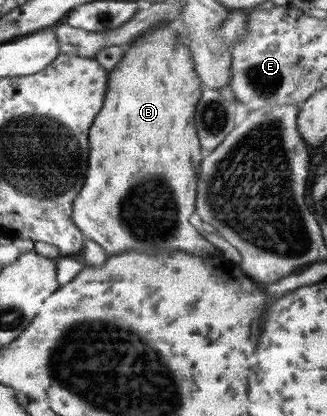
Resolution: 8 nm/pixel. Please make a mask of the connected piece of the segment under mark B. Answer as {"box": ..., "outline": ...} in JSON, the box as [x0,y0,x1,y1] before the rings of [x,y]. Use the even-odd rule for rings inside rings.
{"box":[72,24,221,261],"outline":[[[159,24],[150,32],[141,34],[140,37],[128,46],[124,47],[123,59],[119,61],[115,69],[109,73],[107,79],[107,93],[103,102],[103,107],[95,116],[91,131],[89,131],[89,151],[88,151],[88,170],[86,178],[81,188],[81,192],[75,196],[72,205],[72,220],[74,224],[83,232],[85,238],[92,239],[95,243],[103,248],[107,257],[109,255],[119,255],[125,253],[123,249],[137,249],[141,253],[159,253],[159,251],[167,251],[167,249],[179,249],[179,251],[187,251],[187,253],[195,253],[195,257],[213,257],[216,261],[217,253],[221,251],[213,246],[208,240],[201,237],[201,233],[189,223],[189,215],[195,213],[195,193],[197,193],[197,179],[199,179],[199,165],[202,159],[201,146],[198,138],[197,130],[195,130],[195,108],[199,98],[201,98],[201,80],[195,73],[195,65],[191,59],[190,49],[178,40],[178,33],[175,31],[174,24]]]}

